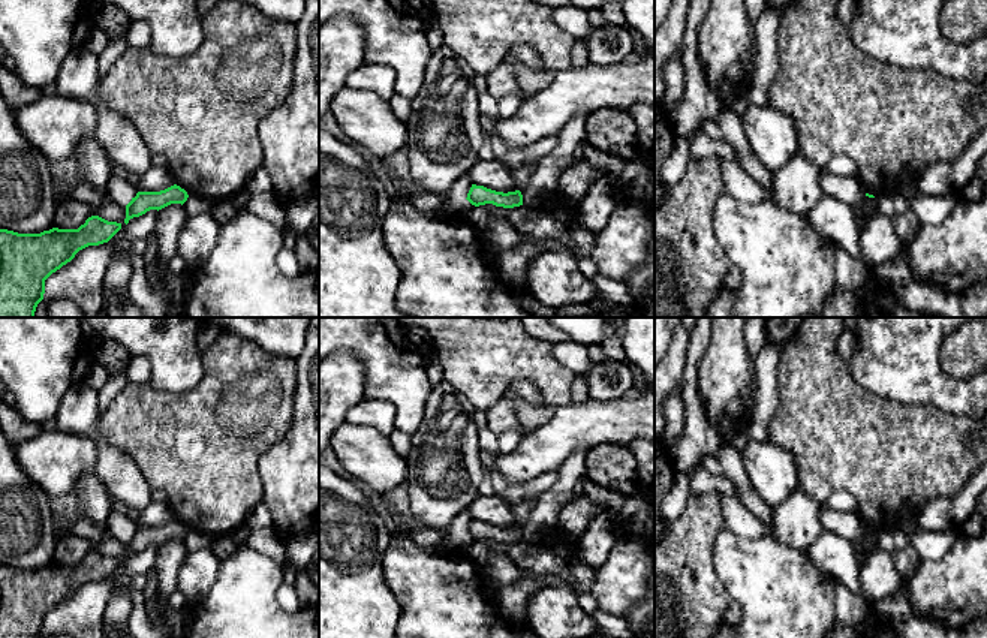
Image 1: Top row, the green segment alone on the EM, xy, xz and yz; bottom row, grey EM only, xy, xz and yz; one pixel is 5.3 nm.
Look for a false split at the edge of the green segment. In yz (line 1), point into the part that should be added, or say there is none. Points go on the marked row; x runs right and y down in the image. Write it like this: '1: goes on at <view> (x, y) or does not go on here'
1: does not go on here

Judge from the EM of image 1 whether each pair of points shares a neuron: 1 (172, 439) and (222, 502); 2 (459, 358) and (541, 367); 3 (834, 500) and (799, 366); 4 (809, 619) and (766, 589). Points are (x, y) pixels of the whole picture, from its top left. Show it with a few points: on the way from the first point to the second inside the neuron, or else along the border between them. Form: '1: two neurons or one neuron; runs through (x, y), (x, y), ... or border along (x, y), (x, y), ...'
1: one neuron; runs through (187, 454), (211, 478), (213, 487)
2: one neuron; runs through (480, 358), (520, 358)
3: two neurons; border along (822, 503), (833, 491), (846, 490), (858, 505)
4: one neuron; runs through (799, 608), (776, 590)

